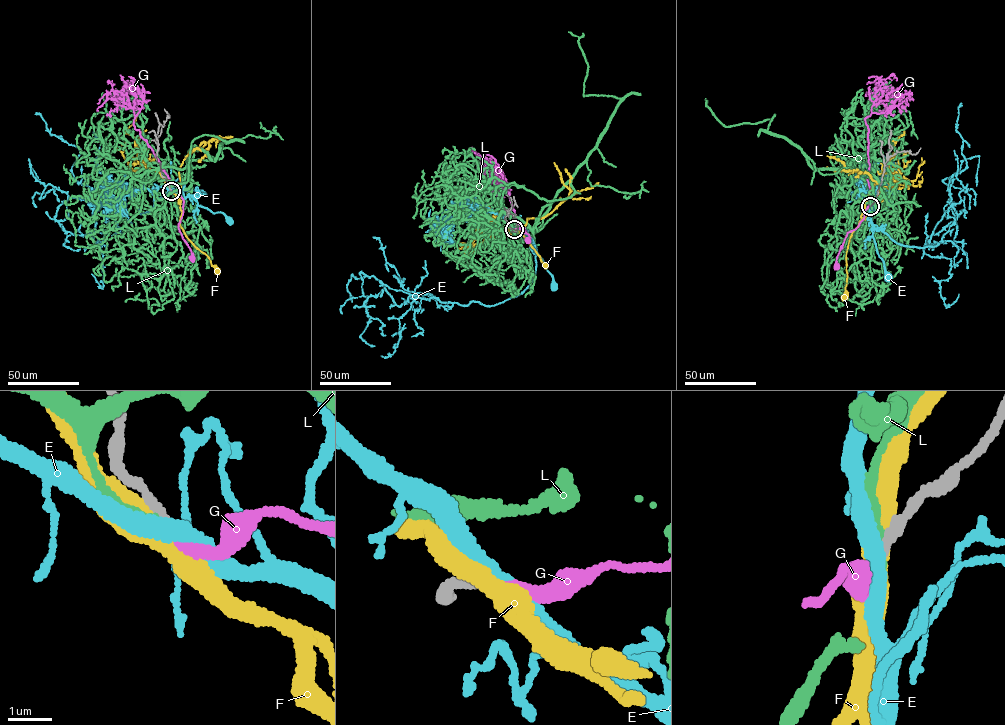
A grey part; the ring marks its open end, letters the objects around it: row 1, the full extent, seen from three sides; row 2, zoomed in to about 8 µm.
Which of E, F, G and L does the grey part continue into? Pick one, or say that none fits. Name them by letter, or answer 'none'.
G

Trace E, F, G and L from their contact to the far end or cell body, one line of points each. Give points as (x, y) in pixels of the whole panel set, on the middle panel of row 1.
E: (514, 229), (532, 240), (554, 285)
F: (514, 229), (522, 230), (520, 232), (545, 264)
G: (514, 229), (524, 227), (524, 232), (520, 229), (528, 234), (528, 240)
L: (514, 229), (533, 239), (555, 196), (531, 230), (479, 222), (481, 267), (458, 269)

